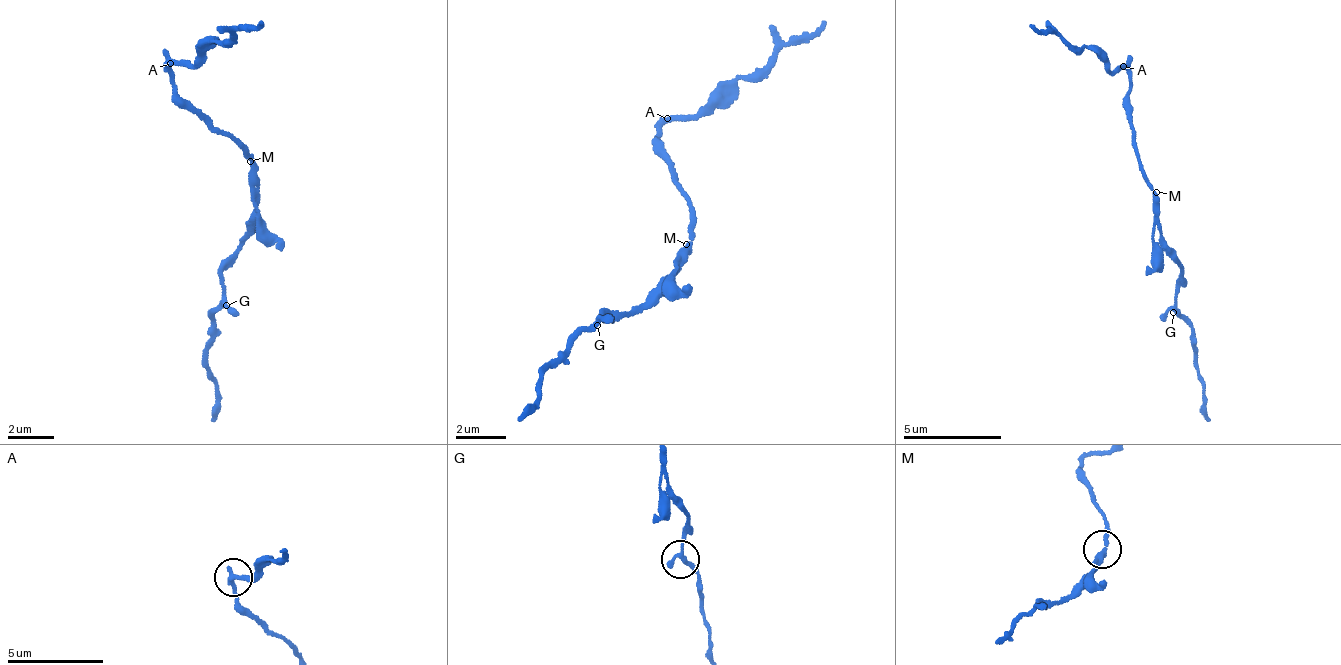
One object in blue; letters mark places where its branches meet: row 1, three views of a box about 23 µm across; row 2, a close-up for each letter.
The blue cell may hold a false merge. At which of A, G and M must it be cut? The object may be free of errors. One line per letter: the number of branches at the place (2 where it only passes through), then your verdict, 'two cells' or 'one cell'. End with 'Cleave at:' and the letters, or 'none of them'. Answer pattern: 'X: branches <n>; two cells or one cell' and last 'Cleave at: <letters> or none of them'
A: branches 2; two cells
G: branches 2; one cell
M: branches 2; one cell
Cleave at: A

